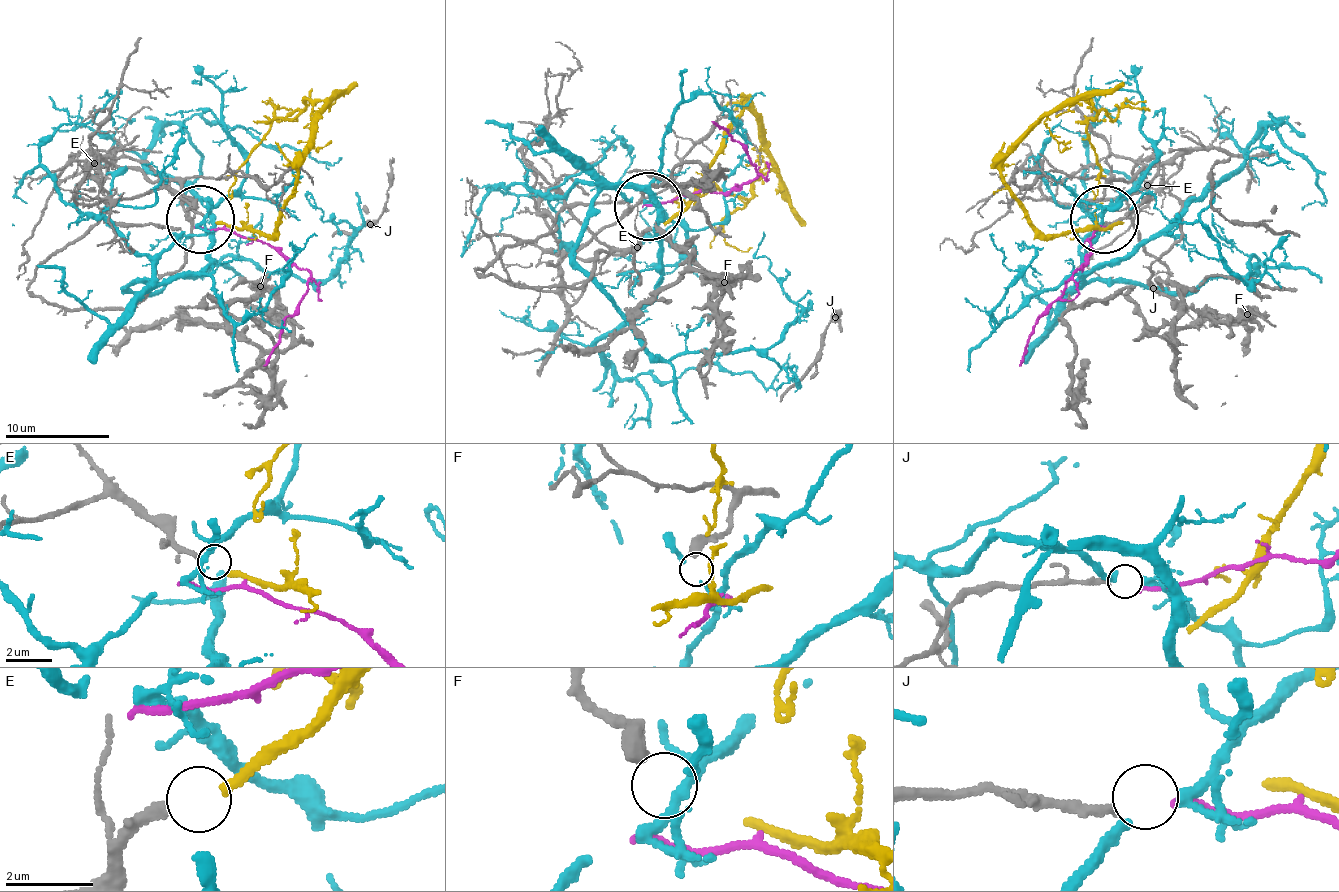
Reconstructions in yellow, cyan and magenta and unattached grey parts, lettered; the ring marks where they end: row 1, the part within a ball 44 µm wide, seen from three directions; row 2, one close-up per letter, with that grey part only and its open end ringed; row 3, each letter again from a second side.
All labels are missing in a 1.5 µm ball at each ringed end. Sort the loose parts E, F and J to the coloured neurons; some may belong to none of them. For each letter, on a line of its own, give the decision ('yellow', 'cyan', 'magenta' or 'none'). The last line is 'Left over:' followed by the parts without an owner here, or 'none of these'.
E: yellow
F: none
J: magenta
Left over: F

